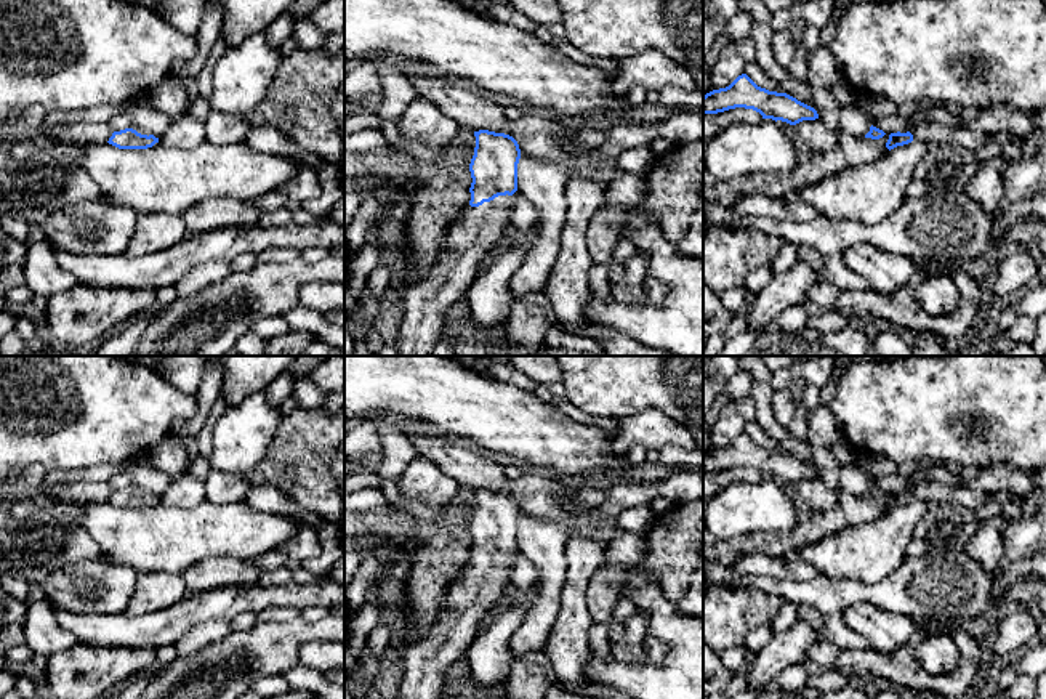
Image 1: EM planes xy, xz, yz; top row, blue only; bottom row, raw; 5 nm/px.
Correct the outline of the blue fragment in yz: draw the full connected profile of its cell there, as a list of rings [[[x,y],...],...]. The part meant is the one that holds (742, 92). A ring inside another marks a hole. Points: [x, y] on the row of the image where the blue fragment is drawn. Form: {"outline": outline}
{"outline": [[[746,74],[738,75],[729,87],[703,96],[703,114],[718,114],[735,107],[753,109],[762,119],[782,120],[790,125],[819,119],[814,107],[787,93],[761,88]]]}

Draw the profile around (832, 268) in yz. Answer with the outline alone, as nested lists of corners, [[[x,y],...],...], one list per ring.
[[[798,245],[798,260],[815,269],[822,282],[833,284],[843,290],[870,289],[865,279],[844,265],[843,255],[823,255],[812,247]]]

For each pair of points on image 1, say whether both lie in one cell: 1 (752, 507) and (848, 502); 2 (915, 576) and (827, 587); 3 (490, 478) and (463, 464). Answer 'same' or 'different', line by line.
1: different
2: same
3: same

